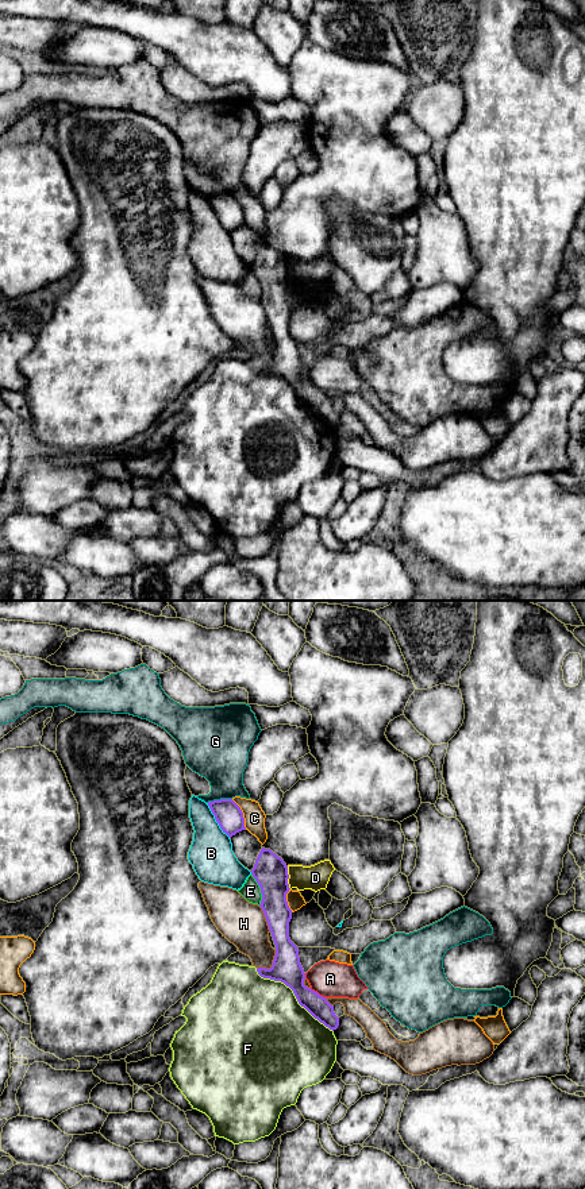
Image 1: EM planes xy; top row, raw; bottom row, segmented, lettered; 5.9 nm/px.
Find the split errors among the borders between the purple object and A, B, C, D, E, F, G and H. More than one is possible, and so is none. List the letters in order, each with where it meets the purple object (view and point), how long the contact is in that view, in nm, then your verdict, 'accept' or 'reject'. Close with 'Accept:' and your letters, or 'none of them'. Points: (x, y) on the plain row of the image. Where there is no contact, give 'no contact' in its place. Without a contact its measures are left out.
A: contact xy (316, 388); length 110 nm; reject
B: contact xy (216, 216); length 240 nm; reject
C: contact xy (242, 209); length 200 nm; reject
D: contact xy (288, 273); length 140 nm; reject
E: contact xy (261, 285); length 200 nm; reject
F: contact xy (295, 390); length 600 nm; reject
G: contact xy (220, 195); length 150 nm; reject
H: contact xy (272, 361); length 160 nm; reject
Accept: none of them

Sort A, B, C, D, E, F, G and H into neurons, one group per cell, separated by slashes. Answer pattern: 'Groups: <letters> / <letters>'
Groups: A / B / C / D / E / F / G / H

